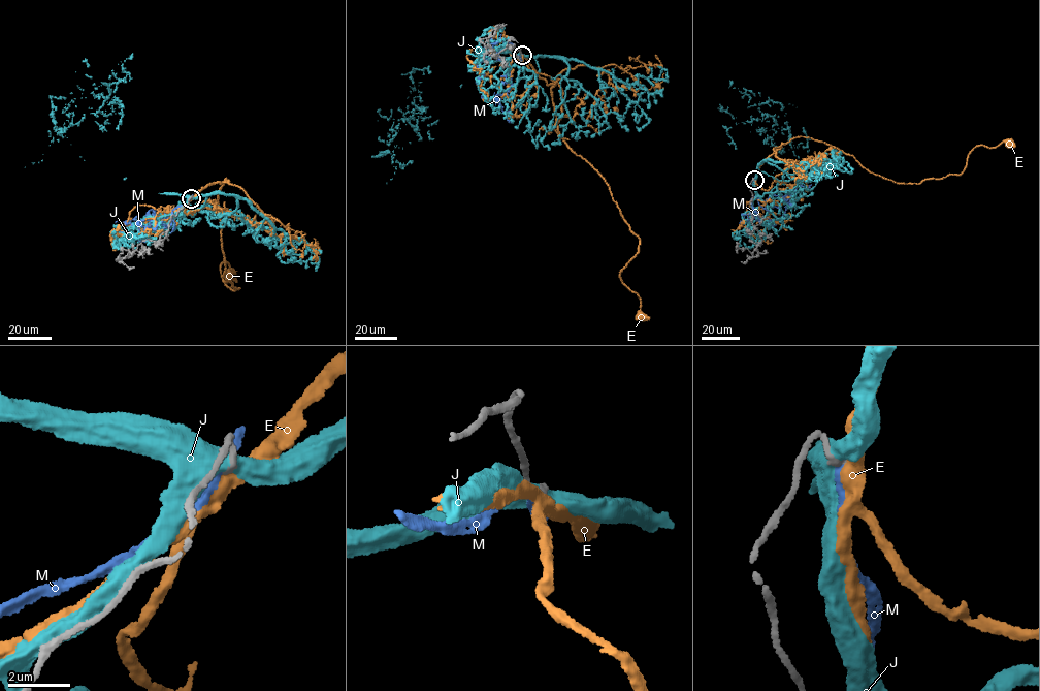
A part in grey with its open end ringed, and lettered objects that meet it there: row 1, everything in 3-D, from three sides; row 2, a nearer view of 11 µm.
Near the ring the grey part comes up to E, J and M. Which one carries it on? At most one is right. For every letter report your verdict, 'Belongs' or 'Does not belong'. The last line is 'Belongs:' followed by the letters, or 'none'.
E: Does not belong
J: Does not belong
M: Does not belong
Belongs: none

